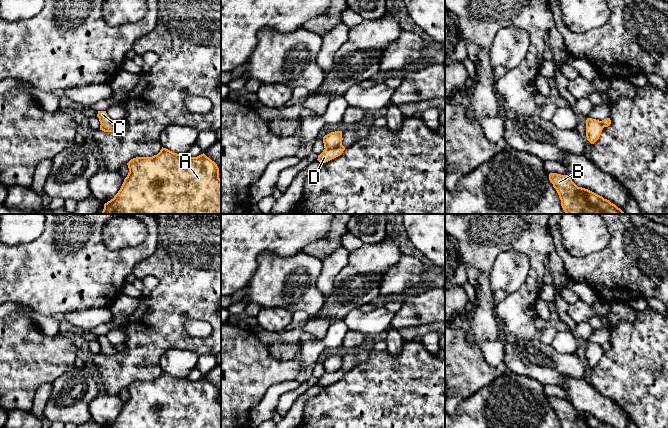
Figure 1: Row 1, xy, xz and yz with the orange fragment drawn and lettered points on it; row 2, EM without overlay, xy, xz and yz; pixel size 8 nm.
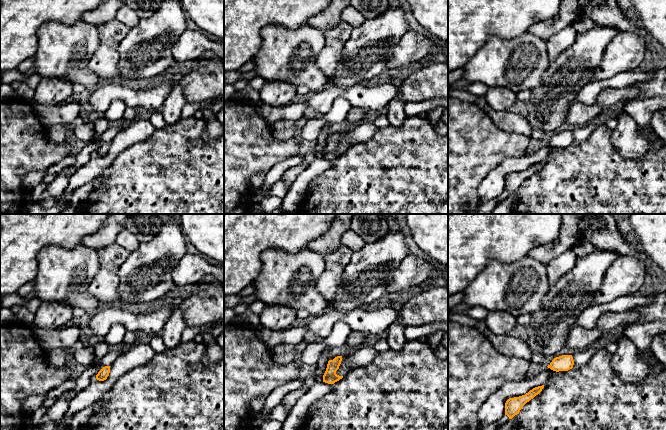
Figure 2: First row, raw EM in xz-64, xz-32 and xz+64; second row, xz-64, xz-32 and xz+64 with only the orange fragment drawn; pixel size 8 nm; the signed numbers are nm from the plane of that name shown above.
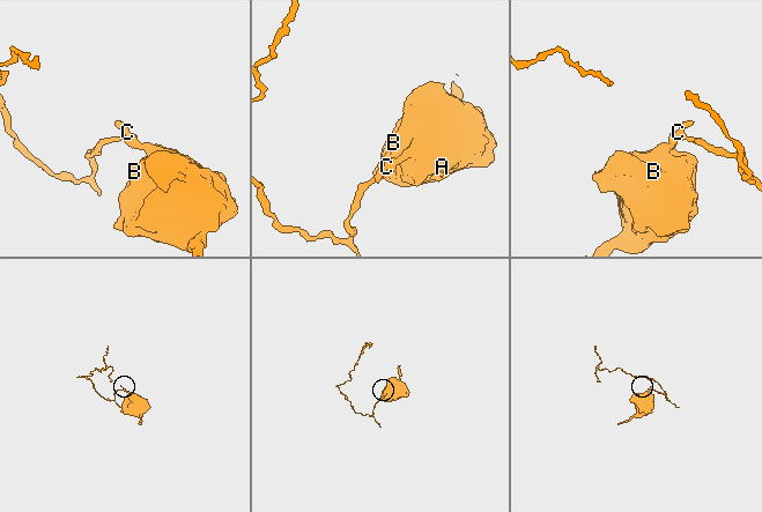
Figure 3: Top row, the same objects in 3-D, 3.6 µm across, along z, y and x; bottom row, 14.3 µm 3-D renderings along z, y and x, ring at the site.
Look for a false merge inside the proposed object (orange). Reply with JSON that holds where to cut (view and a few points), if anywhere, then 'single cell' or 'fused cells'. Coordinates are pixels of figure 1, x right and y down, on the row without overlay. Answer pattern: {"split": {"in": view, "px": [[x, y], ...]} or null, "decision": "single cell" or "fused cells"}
{"split": {"in": "xz", "px": [[341, 368], [325, 373]]}, "decision": "fused cells"}

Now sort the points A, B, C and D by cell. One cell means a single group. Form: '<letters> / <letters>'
A B C / D

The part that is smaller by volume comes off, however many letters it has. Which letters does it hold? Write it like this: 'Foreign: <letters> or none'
Foreign: D

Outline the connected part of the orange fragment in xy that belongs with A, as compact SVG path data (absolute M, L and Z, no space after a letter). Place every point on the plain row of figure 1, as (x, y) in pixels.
M166 372L152 381L136 381L128 387L129 397L113 423L105 428L221 428L221 403L217 388L204 377L197 381L177 378Z

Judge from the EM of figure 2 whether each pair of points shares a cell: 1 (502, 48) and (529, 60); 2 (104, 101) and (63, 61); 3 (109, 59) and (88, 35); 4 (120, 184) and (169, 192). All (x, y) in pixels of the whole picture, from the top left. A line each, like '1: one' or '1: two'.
1: one
2: two
3: two
4: one

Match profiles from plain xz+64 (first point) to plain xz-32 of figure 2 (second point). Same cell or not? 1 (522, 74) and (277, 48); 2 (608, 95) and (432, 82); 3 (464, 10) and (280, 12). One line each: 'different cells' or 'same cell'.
1: same cell
2: different cells
3: same cell

